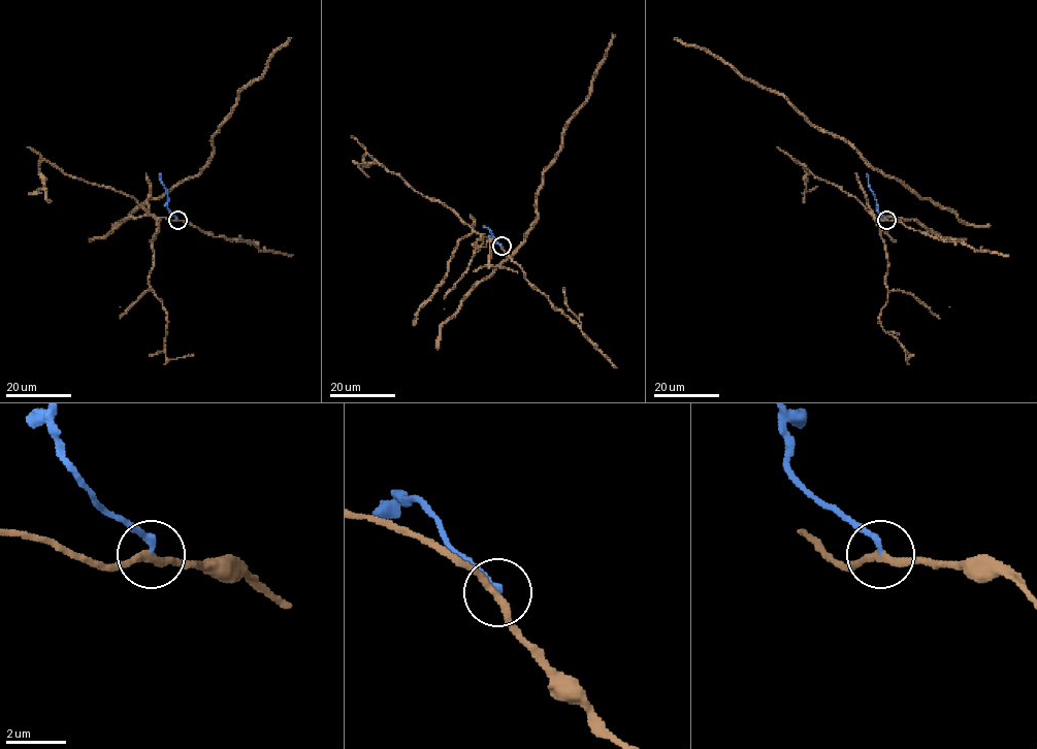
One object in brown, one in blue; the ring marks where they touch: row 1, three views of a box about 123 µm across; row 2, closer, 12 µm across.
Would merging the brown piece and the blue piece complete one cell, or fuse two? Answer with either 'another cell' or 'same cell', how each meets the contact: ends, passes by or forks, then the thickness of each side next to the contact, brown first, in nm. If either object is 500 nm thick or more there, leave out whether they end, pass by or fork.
another cell; brown passes by; blue ends; calibres 240 and 200 nm

